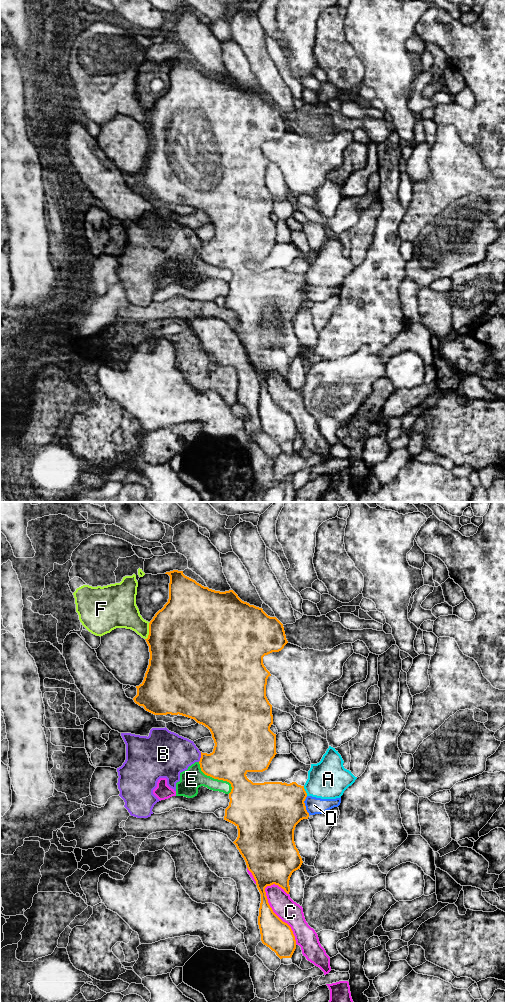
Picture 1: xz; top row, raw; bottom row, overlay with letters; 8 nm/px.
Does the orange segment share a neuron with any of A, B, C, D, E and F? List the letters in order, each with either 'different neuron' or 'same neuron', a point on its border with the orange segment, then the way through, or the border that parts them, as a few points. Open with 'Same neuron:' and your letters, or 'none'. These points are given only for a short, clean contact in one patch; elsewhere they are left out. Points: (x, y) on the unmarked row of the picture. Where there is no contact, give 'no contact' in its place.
Same neuron: none
A: different neuron | xz (305, 279) | along xz (303, 274), (307, 283)
B: different neuron | xz (201, 245)
C: different neuron | xz (276, 403)
D: different neuron | xz (304, 293) | along xz (306, 284), (304, 293), (309, 302)
E: different neuron | xz (215, 266)
F: different neuron | xz (149, 119)

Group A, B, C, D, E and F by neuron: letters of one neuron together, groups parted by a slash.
A / B E / C / D / F

